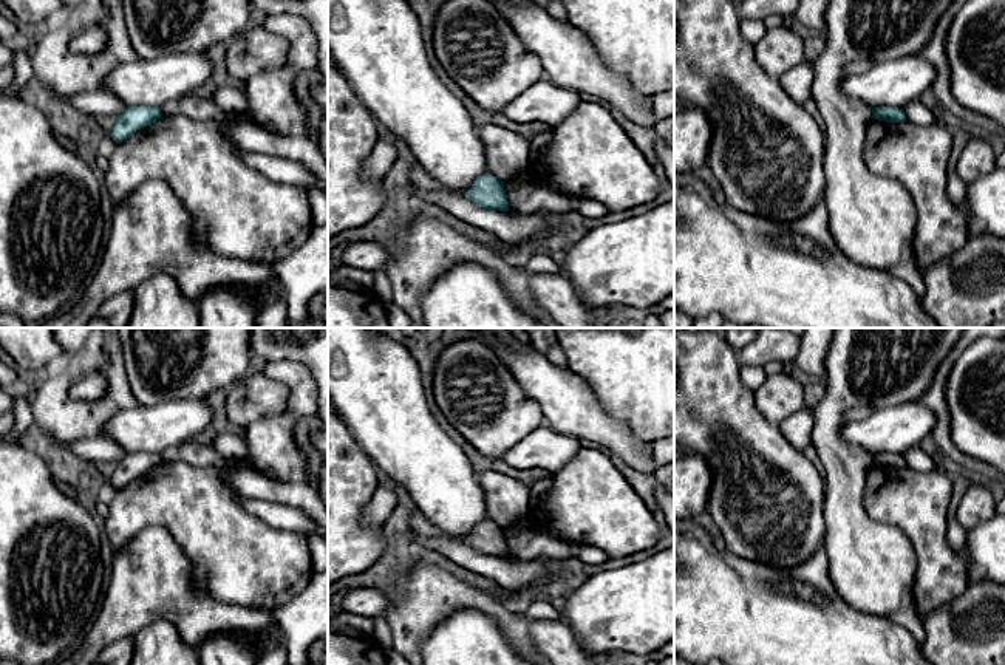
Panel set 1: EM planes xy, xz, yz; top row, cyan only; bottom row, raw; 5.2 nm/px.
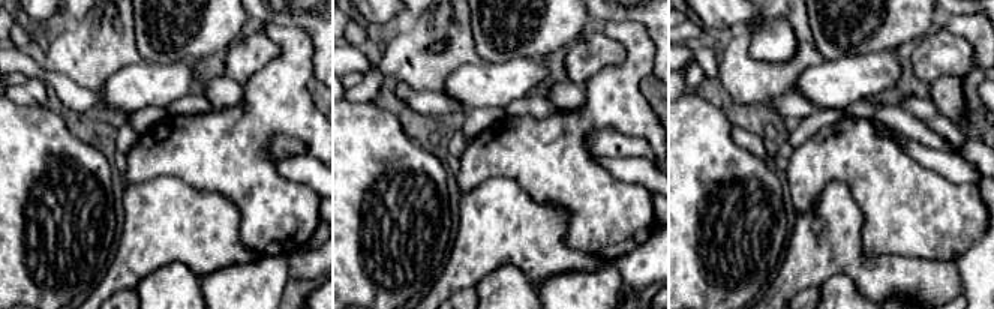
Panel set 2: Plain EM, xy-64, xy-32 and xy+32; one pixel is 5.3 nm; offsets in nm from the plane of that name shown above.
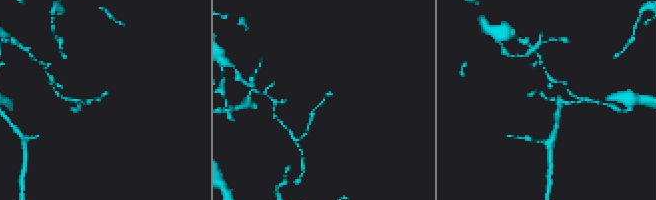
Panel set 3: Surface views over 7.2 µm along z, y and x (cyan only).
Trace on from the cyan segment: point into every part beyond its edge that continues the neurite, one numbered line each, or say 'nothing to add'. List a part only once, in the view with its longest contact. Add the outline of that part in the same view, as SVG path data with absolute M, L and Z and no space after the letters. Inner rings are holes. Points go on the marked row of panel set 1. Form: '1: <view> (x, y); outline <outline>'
nothing to add

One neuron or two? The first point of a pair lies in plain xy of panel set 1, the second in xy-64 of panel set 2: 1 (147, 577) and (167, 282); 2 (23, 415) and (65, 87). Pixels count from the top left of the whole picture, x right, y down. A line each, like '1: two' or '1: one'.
1: two
2: two

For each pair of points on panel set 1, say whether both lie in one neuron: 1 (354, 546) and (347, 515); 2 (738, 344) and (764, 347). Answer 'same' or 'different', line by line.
1: same
2: different

